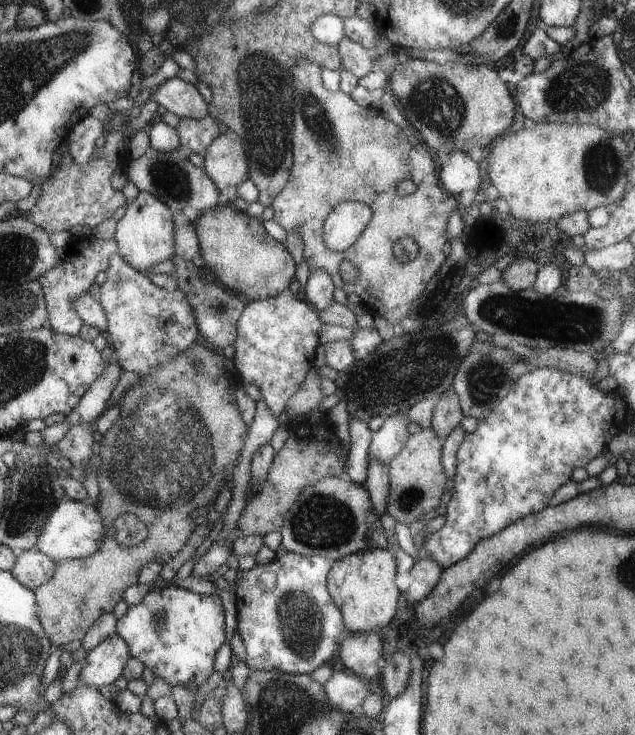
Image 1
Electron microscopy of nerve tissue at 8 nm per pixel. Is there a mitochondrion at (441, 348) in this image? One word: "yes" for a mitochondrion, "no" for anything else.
yes

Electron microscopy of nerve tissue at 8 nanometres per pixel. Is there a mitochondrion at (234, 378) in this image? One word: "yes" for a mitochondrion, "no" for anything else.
no

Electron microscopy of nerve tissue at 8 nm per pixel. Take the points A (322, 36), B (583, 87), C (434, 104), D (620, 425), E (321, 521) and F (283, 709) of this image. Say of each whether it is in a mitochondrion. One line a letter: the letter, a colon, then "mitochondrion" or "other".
A: other
B: mitochondrion
C: mitochondrion
D: other
E: mitochondrion
F: mitochondrion

